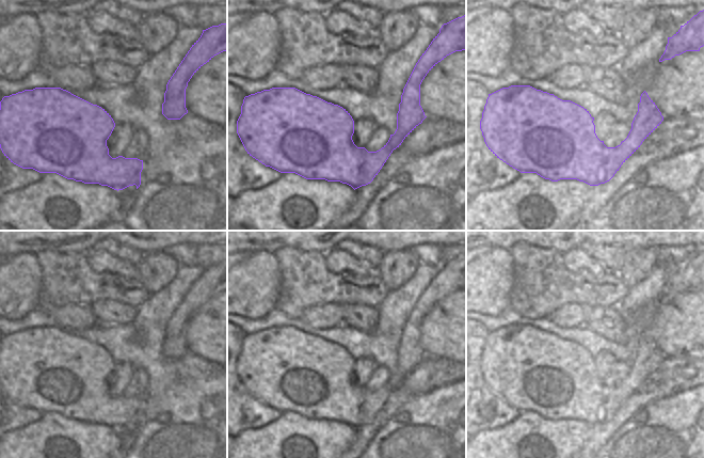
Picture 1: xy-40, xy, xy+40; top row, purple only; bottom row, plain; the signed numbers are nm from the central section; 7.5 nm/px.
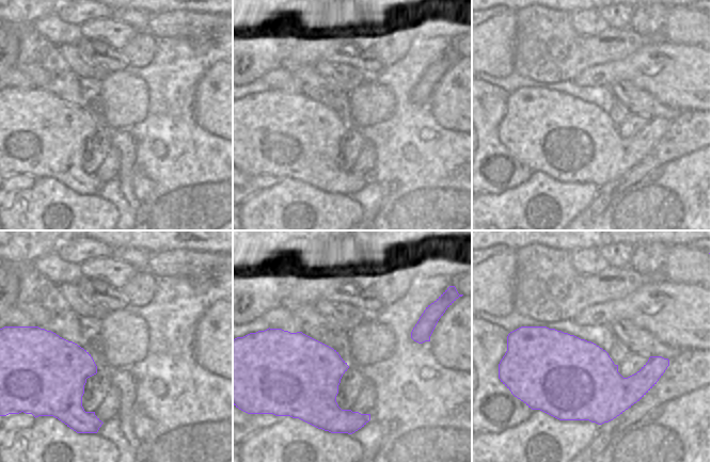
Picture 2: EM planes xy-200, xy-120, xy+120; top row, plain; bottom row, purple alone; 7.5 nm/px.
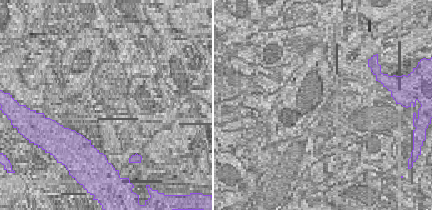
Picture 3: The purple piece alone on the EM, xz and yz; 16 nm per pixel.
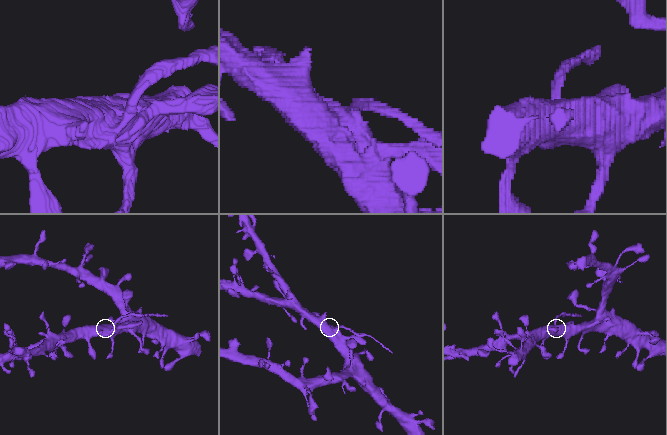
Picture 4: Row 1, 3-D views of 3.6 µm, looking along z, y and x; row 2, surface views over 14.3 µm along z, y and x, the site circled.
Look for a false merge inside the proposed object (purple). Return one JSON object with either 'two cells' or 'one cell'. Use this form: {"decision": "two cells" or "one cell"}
{"decision": "two cells"}

